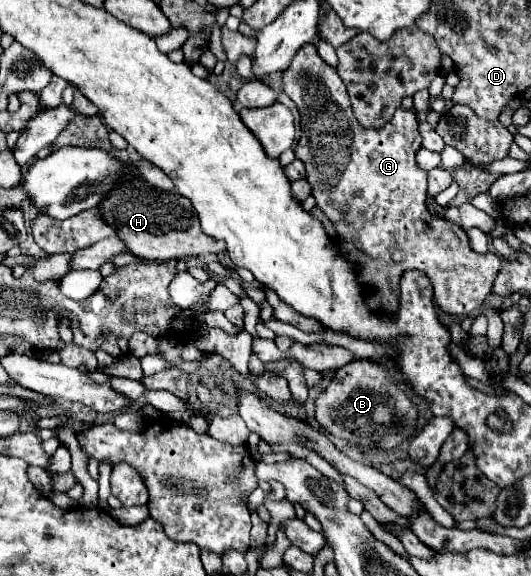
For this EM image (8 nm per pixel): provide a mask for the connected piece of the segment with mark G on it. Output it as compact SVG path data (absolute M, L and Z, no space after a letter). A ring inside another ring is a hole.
M305 43L305 47L297 51L291 67L283 75L283 83L285 93L295 101L301 115L301 139L295 147L295 159L303 161L305 165L307 181L311 185L311 195L315 197L317 207L335 225L335 247L341 257L345 257L355 269L357 281L365 289L365 305L375 313L393 317L399 307L401 271L423 269L433 283L435 303L441 311L455 317L467 317L481 309L485 297L491 291L501 261L491 251L473 251L465 231L459 225L431 215L425 207L427 173L415 163L415 153L421 147L417 115L409 109L397 109L391 121L383 127L363 127L353 115L351 101L345 85L341 83L341 77L317 55L317 49L311 43Z

